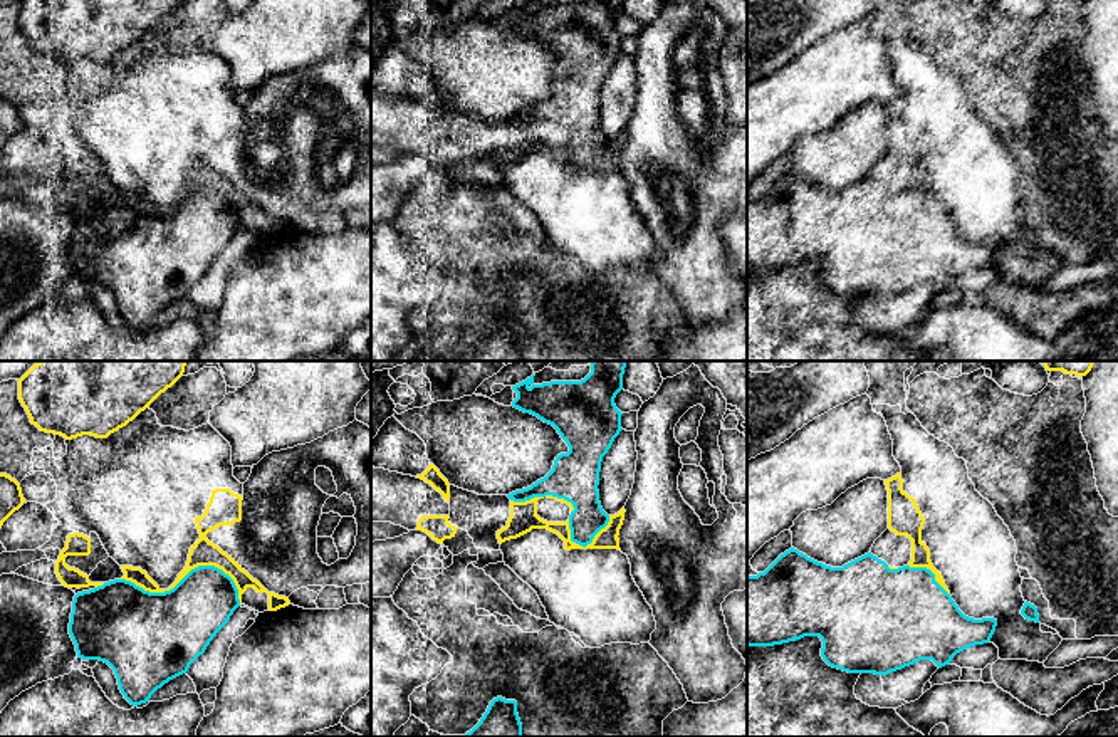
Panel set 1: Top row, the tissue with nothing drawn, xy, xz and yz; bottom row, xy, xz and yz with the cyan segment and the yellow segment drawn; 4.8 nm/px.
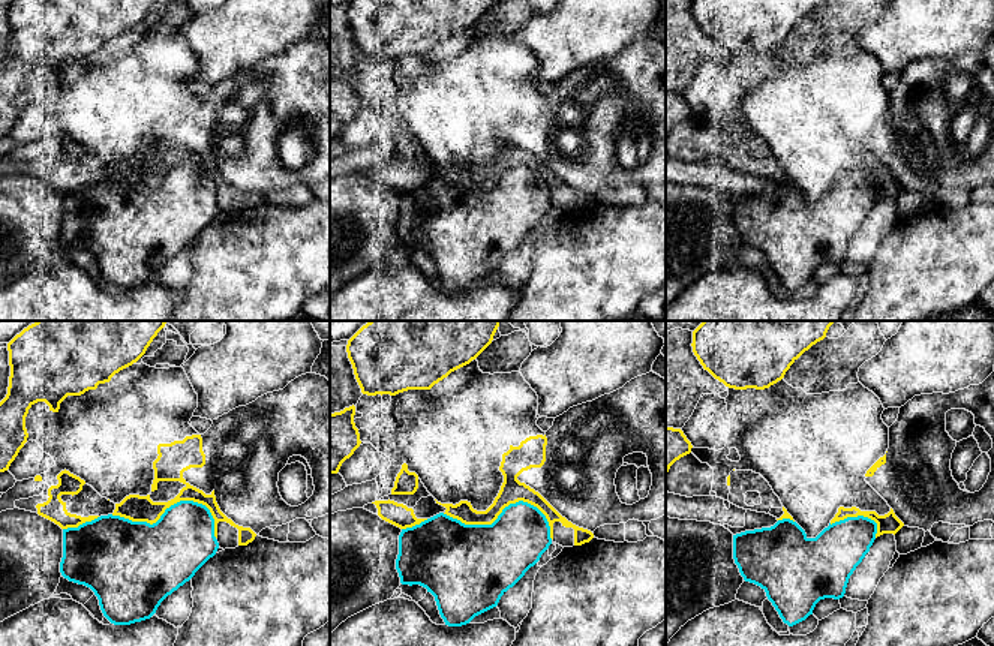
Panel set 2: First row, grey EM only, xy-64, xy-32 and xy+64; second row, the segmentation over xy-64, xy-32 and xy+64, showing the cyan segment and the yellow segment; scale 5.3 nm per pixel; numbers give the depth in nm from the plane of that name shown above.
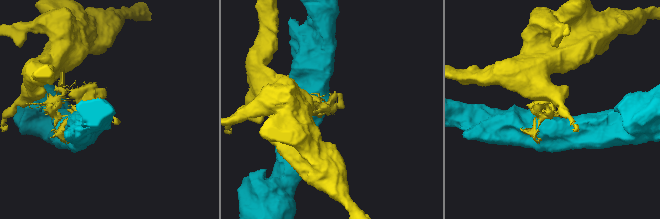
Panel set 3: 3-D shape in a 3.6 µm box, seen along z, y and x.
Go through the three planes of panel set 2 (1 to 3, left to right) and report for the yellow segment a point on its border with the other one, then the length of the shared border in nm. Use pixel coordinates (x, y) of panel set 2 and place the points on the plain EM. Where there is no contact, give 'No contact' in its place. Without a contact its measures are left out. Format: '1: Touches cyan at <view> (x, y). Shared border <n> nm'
1: Touches cyan at xy-64 (173, 170). Shared border 600 nm
2: Touches cyan at xy-32 (504, 173). Shared border 600 nm
3: Touches cyan at xy+64 (858, 180). Shared border 260 nm

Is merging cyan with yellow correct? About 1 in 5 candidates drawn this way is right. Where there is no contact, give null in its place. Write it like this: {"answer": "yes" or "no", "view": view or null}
{"answer": "no", "view": "xy"}

